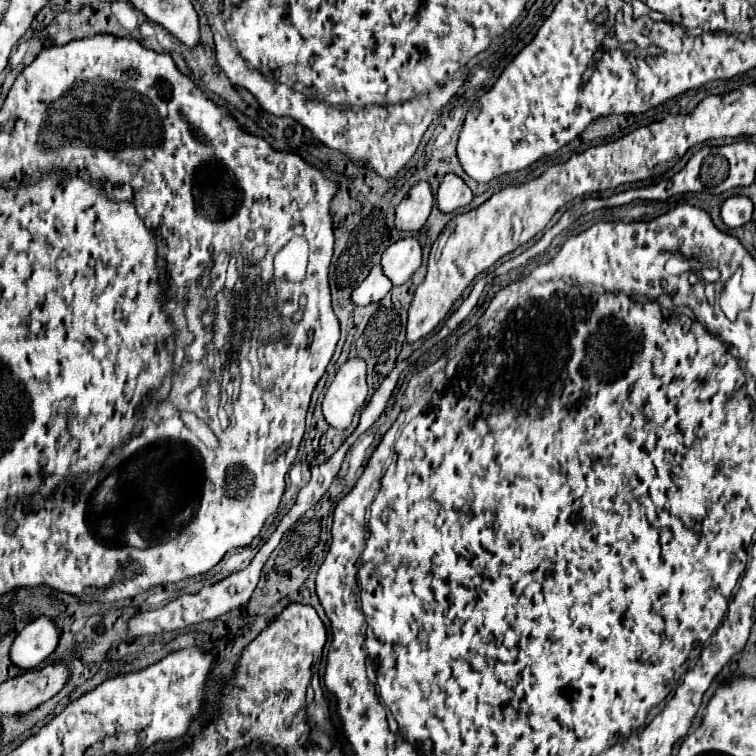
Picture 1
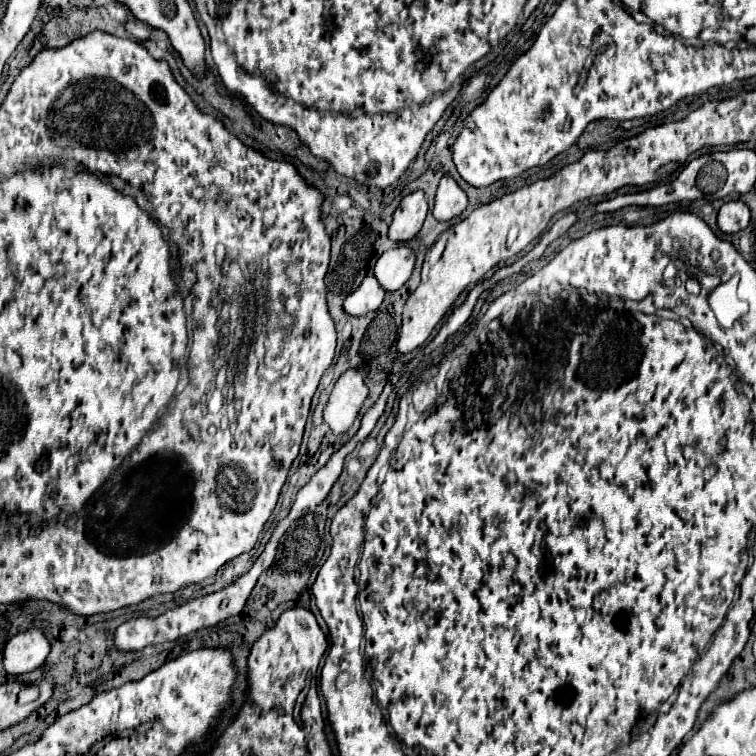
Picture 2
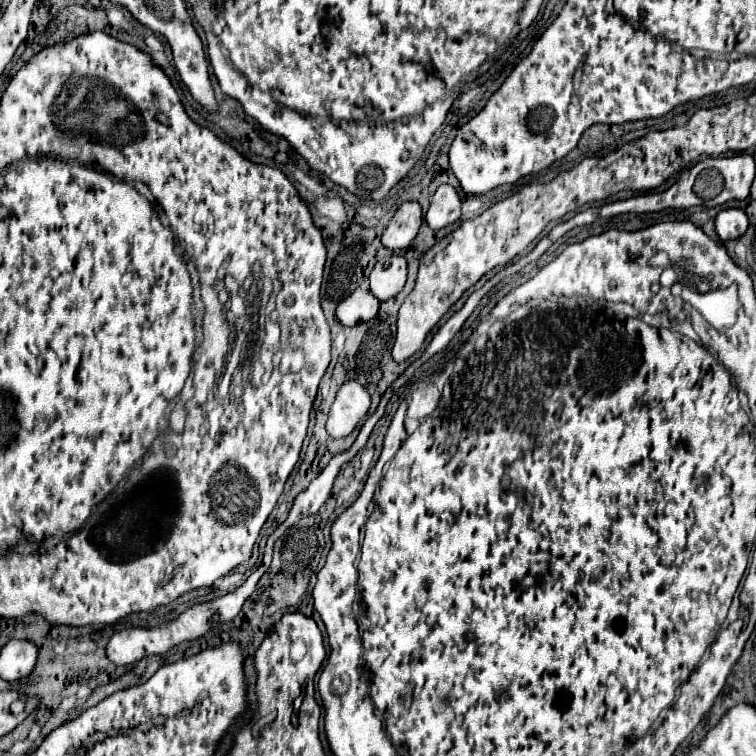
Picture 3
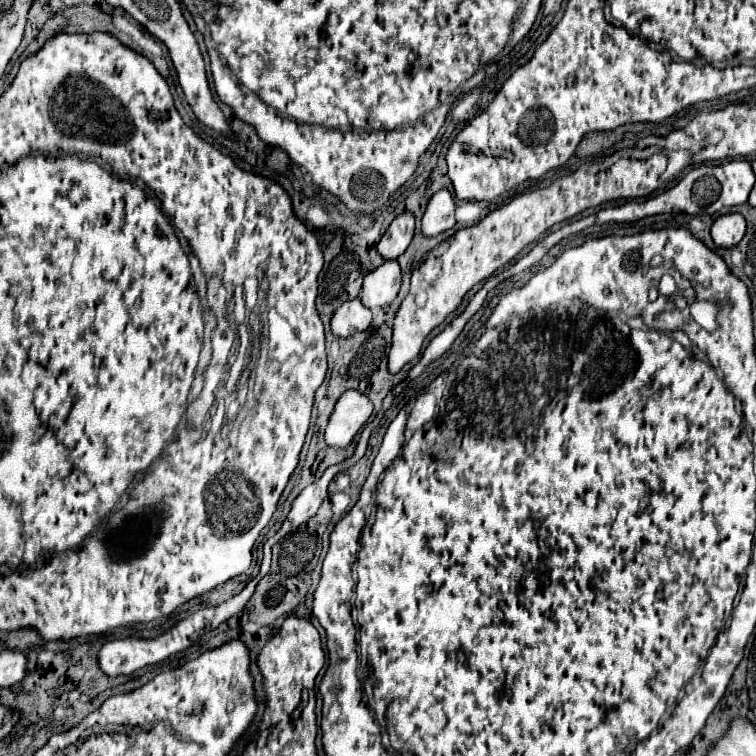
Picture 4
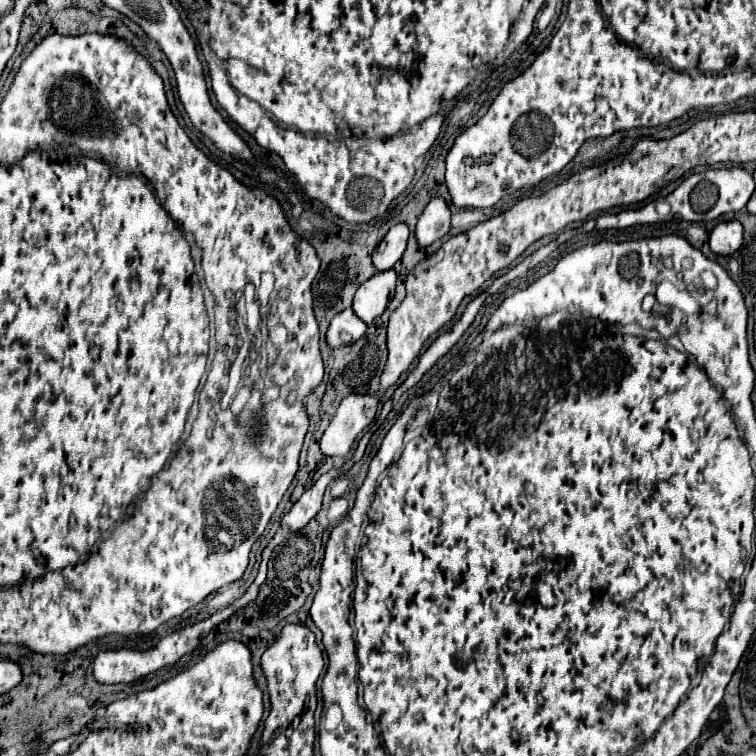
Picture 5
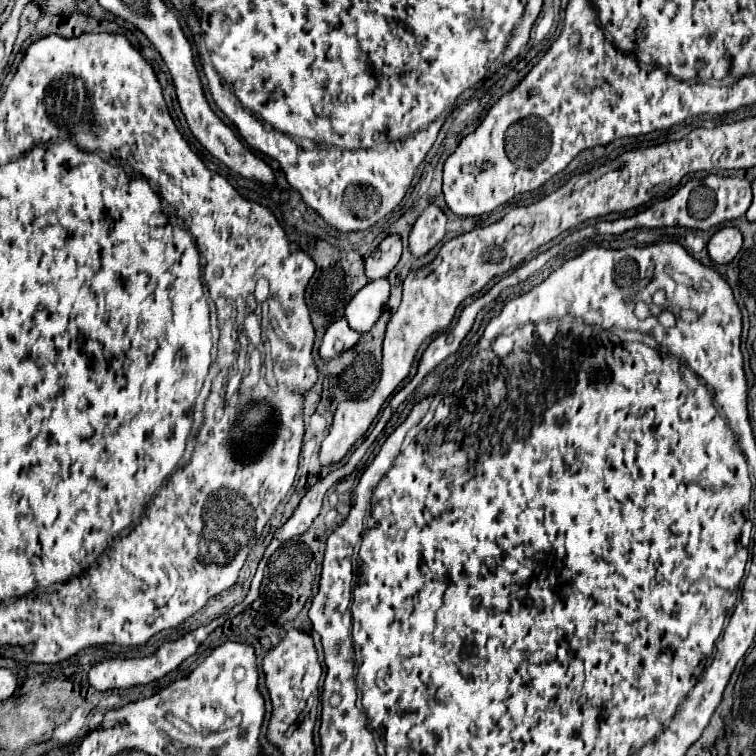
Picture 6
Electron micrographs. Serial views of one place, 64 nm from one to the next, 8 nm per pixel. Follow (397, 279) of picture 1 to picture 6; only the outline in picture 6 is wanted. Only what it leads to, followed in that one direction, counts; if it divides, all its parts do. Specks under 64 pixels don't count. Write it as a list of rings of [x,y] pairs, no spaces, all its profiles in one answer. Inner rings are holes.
[[[388,278],[366,284],[358,294],[354,294],[354,298],[344,308],[344,318],[348,326],[360,334],[370,332],[370,328],[386,308],[388,296],[390,296]]]

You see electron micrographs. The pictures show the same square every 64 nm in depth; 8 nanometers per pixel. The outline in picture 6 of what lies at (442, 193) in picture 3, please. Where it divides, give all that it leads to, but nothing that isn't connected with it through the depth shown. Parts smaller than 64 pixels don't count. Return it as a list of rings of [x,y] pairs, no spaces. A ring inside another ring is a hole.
[[[430,204],[414,222],[408,236],[408,250],[414,258],[426,256],[446,234],[446,216],[444,212]]]

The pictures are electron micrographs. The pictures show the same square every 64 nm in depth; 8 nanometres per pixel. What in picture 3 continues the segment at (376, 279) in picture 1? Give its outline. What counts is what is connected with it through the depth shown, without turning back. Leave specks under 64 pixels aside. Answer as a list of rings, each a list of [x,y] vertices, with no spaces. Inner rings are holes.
[[[366,286],[352,292],[336,308],[336,320],[340,326],[346,328],[362,322],[370,322],[376,318],[376,314],[378,314],[378,300],[368,292]]]

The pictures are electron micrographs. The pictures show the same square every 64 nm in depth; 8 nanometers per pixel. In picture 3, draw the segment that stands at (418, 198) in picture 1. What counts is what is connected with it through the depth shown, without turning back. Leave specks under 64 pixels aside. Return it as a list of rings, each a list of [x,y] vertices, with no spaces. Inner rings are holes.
[[[404,202],[394,218],[390,220],[388,228],[382,234],[382,246],[392,252],[406,250],[410,242],[416,238],[418,228],[422,222],[422,208],[418,202]]]

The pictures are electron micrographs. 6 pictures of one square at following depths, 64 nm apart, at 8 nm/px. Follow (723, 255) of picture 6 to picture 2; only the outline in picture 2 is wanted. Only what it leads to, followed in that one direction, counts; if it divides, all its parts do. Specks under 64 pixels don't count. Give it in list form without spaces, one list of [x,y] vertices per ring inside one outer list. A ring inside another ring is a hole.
[[[726,202],[718,210],[718,228],[722,234],[736,234],[750,224],[750,212],[744,202]]]

